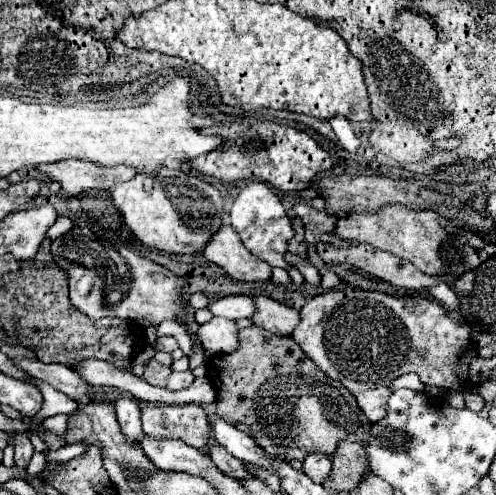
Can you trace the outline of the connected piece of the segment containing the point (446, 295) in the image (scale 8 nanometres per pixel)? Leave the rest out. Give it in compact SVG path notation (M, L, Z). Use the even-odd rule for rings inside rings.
M444 281L438 283L436 287L426 289L426 295L428 295L430 299L442 303L442 305L444 305L446 309L450 309L450 311L456 311L456 309L458 309L458 297L454 295L454 291L452 291Z

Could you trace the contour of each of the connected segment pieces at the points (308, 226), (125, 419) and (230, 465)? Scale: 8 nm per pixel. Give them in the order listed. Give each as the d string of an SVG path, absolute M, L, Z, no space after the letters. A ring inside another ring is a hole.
M296 203L294 205L294 213L304 223L306 241L308 243L316 245L316 243L324 241L324 243L332 243L336 247L348 247L348 245L352 245L350 241L342 241L342 239L338 239L334 235L334 223L336 223L334 215L328 215L324 211L316 211L314 207L304 205L304 203Z
M120 395L114 401L114 407L116 407L116 413L118 413L118 423L120 423L126 439L136 443L140 439L140 435L142 435L140 405L130 395Z
M218 443L208 445L208 455L224 475L234 477L234 479L248 479L250 477L250 473L244 469L244 465L234 455L228 455L228 451L224 451L224 447L220 447Z

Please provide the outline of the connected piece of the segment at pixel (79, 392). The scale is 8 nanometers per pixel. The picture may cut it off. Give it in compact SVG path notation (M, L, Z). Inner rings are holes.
M14 357L12 361L20 371L28 373L30 377L36 377L36 379L50 383L54 389L62 391L64 395L68 395L70 399L74 399L78 403L86 403L94 397L94 391L88 387L88 383L82 381L78 377L78 373L66 365L42 363L40 359L24 359L24 357L22 359Z

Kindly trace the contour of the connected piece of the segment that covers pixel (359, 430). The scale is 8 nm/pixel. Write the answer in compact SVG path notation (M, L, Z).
M256 325L240 329L238 331L238 347L232 353L214 355L206 361L206 373L218 391L218 415L236 425L238 421L246 423L252 429L254 439L260 447L264 447L270 455L282 455L290 459L304 459L306 453L326 453L332 455L338 441L350 439L364 443L370 437L370 421L360 411L356 399L350 395L350 391L334 381L328 379L298 347L298 343L292 337L274 335L266 329L260 329Z

